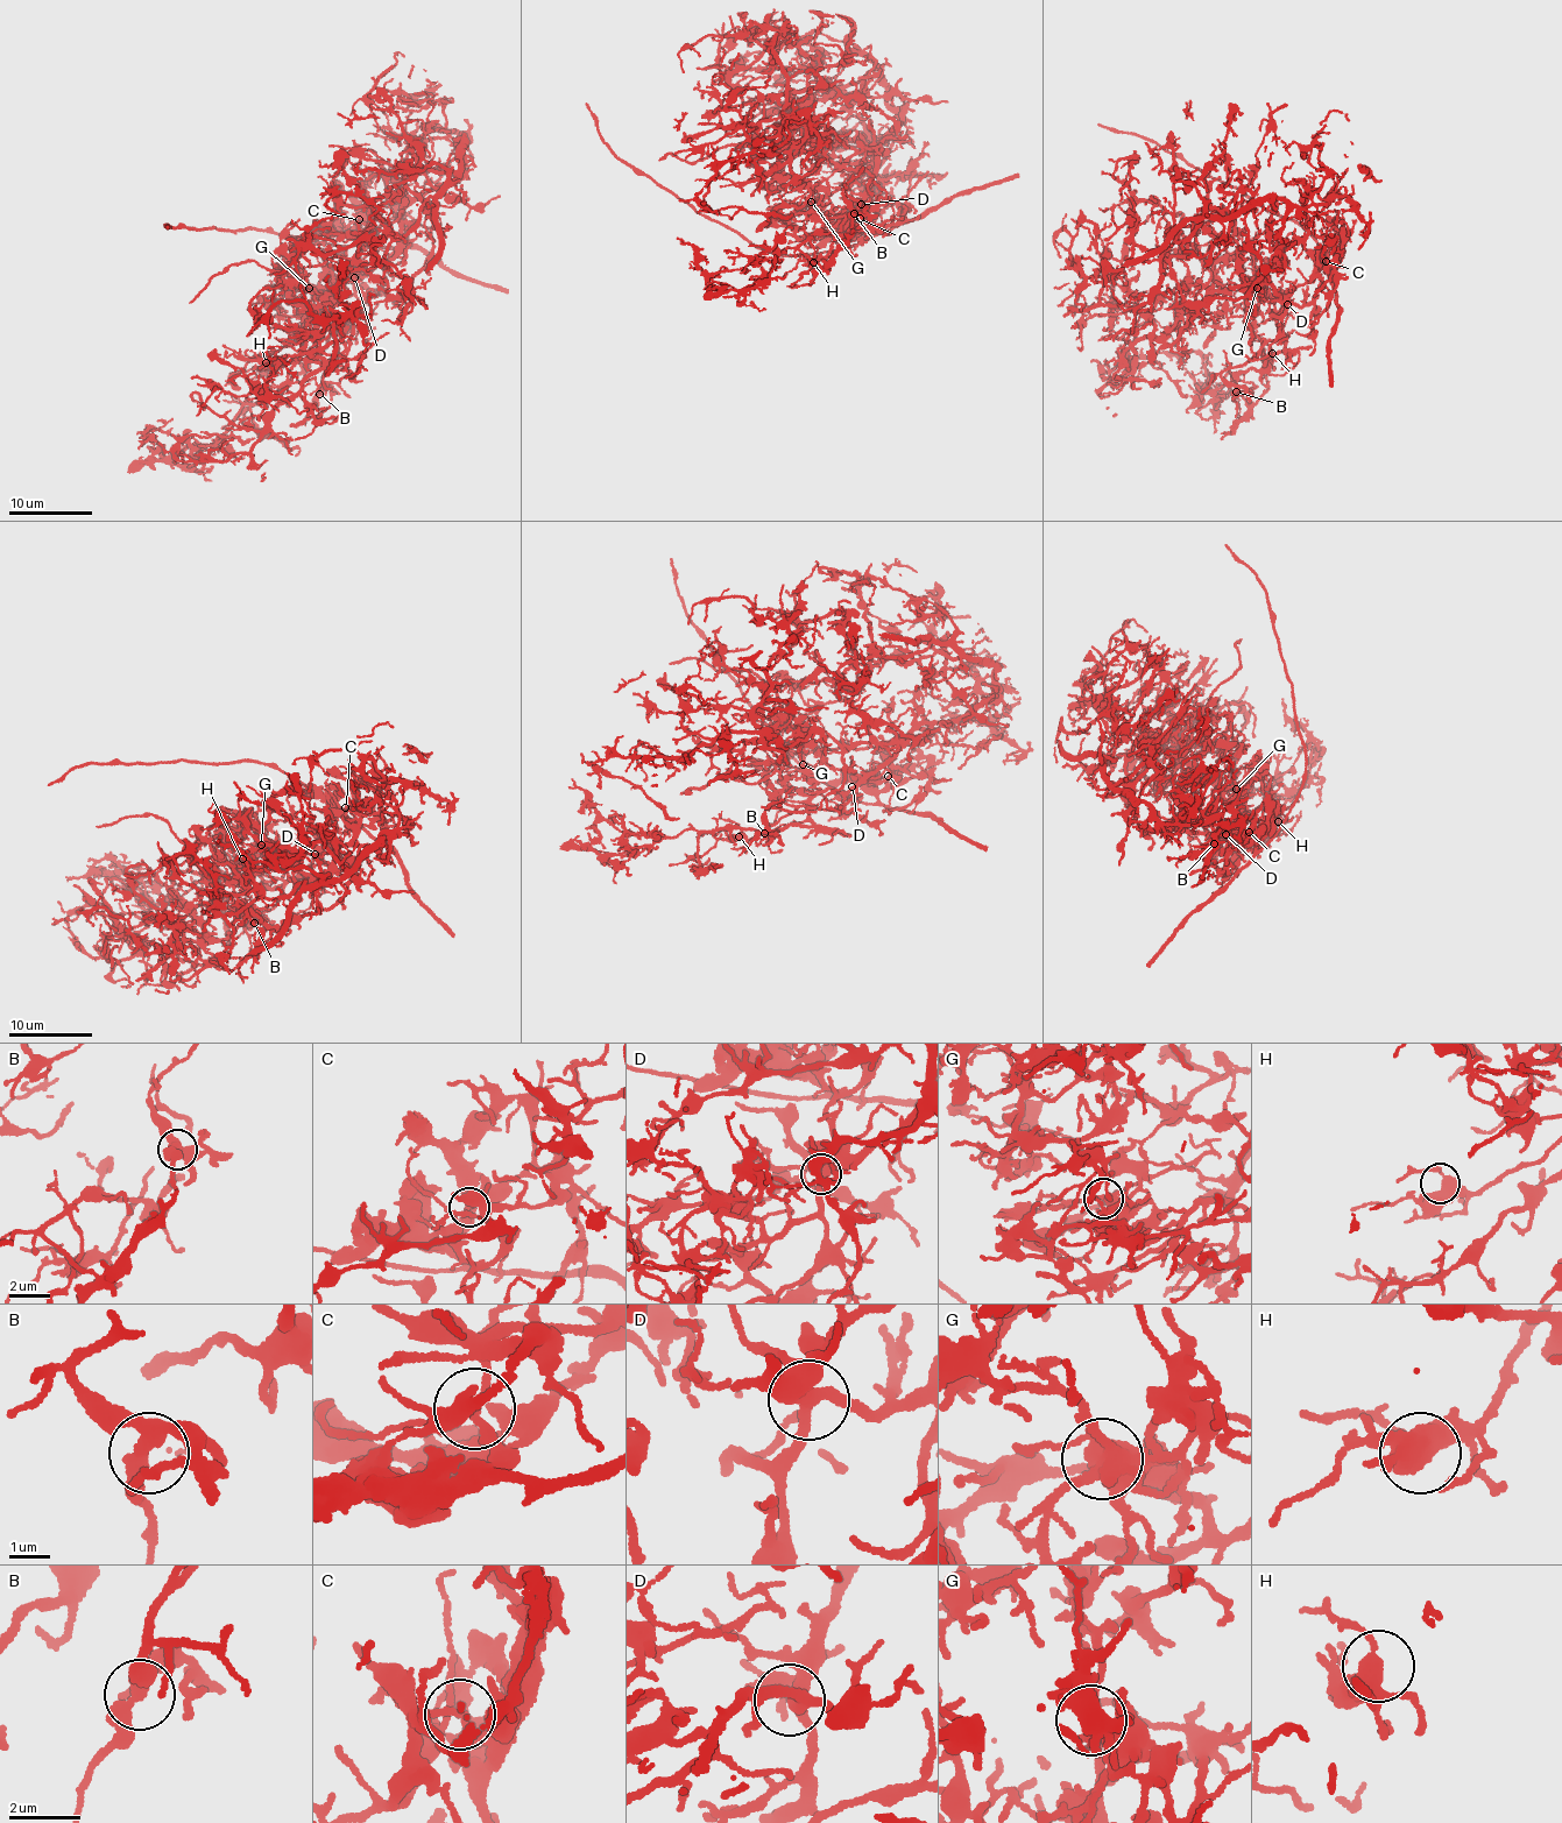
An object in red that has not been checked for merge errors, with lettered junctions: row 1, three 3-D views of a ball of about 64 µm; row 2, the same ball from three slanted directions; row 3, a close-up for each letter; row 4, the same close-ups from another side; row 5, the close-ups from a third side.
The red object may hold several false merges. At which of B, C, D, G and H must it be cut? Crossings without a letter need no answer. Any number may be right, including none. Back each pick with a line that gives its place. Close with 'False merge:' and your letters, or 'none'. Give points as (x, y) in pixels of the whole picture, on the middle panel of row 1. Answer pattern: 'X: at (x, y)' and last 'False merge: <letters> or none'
C: at (860, 218)
False merge: C

